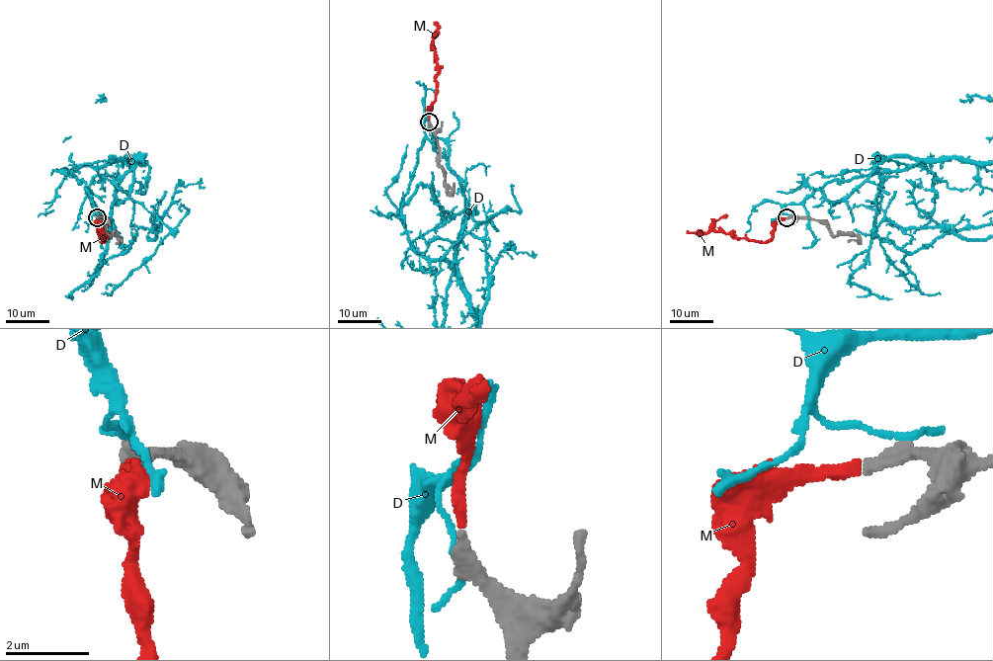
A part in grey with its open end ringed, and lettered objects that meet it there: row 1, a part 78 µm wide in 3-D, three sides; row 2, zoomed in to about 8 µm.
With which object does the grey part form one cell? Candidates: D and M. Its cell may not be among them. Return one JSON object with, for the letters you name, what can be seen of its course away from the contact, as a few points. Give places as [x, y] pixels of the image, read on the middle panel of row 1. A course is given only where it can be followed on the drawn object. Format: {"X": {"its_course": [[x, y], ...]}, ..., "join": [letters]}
{"M": {"its_course": [[429, 122], [438, 67], [434, 43], [437, 25], [434, 22]]}, "join": ["M"]}

